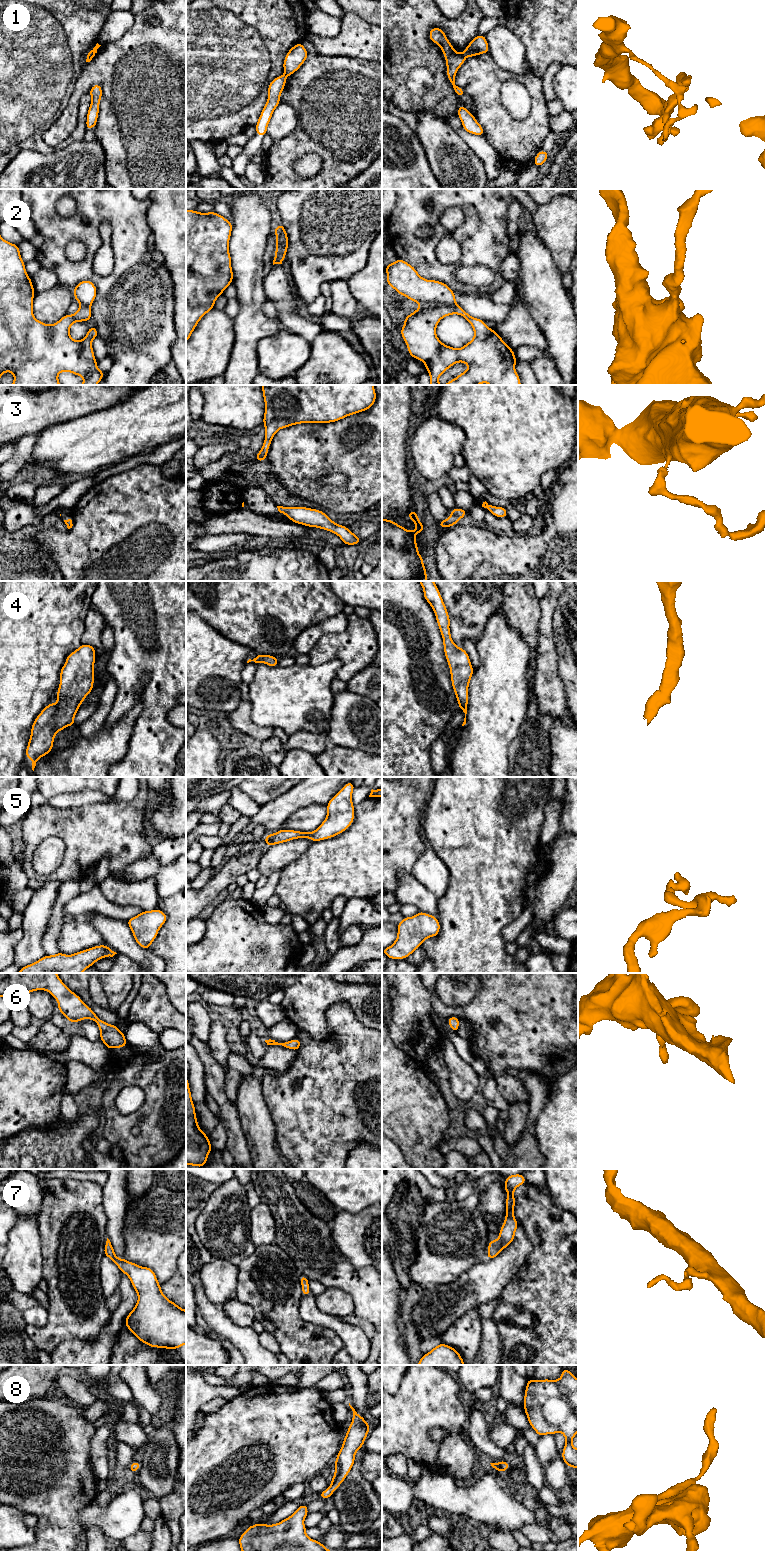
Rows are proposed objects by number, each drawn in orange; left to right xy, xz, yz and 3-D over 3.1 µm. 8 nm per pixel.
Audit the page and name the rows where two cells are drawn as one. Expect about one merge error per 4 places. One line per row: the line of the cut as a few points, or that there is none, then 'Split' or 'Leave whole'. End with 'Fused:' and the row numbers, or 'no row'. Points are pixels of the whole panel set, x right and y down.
1: Split along yz (463, 53), (465, 57). Split
2: Split along yz (455, 303), (453, 305), (420, 305). Split
3: No split. Leave whole
4: No split. Leave whole
5: No split. Leave whole
6: No split. Leave whole
7: No split. Leave whole
8: No split. Leave whole
Fused: 1, 2

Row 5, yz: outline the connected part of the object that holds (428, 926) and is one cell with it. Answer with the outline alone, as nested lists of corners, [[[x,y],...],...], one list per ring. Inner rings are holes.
[[[420,911],[415,916],[404,917],[397,924],[397,929],[397,939],[391,946],[382,949],[389,959],[406,959],[425,939],[439,934],[440,923],[436,916]]]

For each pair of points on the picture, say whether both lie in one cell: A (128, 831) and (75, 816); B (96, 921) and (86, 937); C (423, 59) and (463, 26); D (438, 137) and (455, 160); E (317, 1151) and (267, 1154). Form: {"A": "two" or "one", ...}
{"A": "one", "B": "two", "C": "one", "D": "one", "E": "two"}

